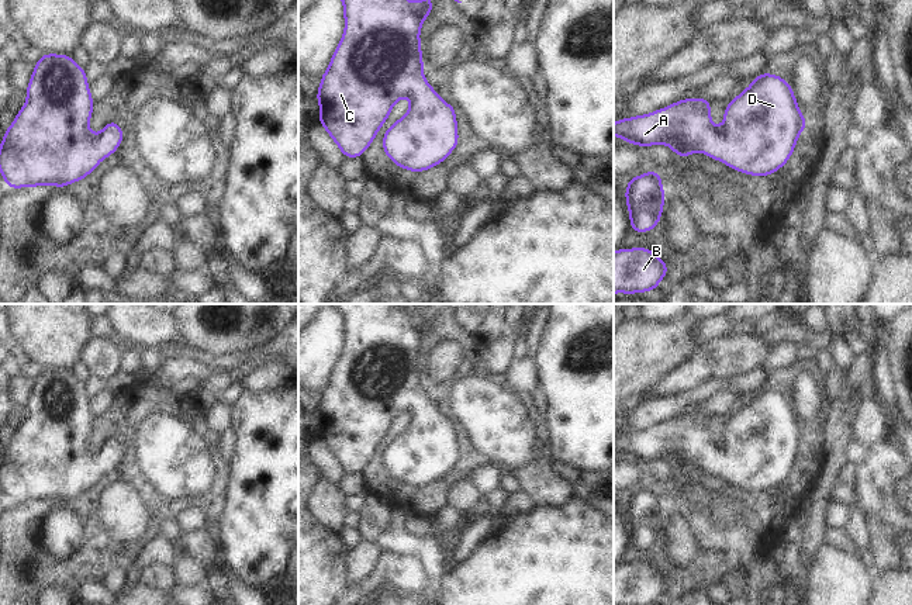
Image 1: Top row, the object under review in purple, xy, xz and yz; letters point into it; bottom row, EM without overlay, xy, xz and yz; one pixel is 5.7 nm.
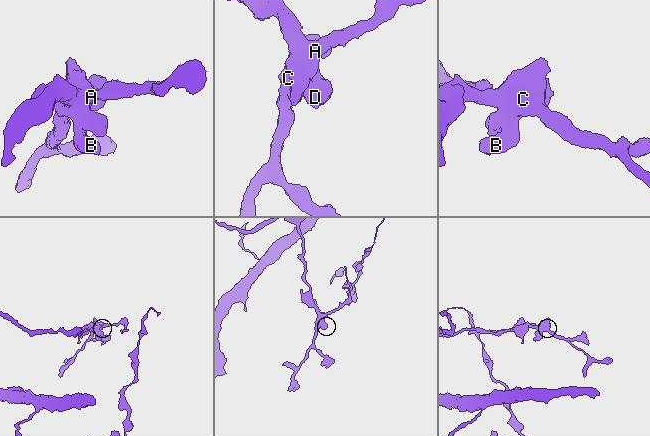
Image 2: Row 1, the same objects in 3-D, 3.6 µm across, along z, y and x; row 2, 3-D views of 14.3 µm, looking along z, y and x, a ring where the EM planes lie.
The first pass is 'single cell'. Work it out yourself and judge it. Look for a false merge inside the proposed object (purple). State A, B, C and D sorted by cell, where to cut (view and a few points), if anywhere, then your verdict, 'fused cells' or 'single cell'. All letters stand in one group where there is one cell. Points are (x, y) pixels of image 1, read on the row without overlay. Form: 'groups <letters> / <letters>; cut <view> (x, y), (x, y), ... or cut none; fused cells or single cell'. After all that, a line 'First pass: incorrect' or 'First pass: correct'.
groups A B C D; cut none; single cell
First pass: correct

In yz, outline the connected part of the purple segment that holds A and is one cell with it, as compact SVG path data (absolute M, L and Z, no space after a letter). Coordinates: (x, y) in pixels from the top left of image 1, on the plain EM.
M763 387L752 394L749 404L729 415L719 445L711 436L711 415L695 412L683 414L645 431L618 433L614 439L614 452L621 452L625 457L640 463L670 460L677 473L685 470L692 473L695 466L701 466L736 487L770 491L788 477L806 440L791 400L778 390Z

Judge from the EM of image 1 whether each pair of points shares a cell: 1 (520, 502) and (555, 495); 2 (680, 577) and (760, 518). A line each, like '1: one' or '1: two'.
1: two
2: one

